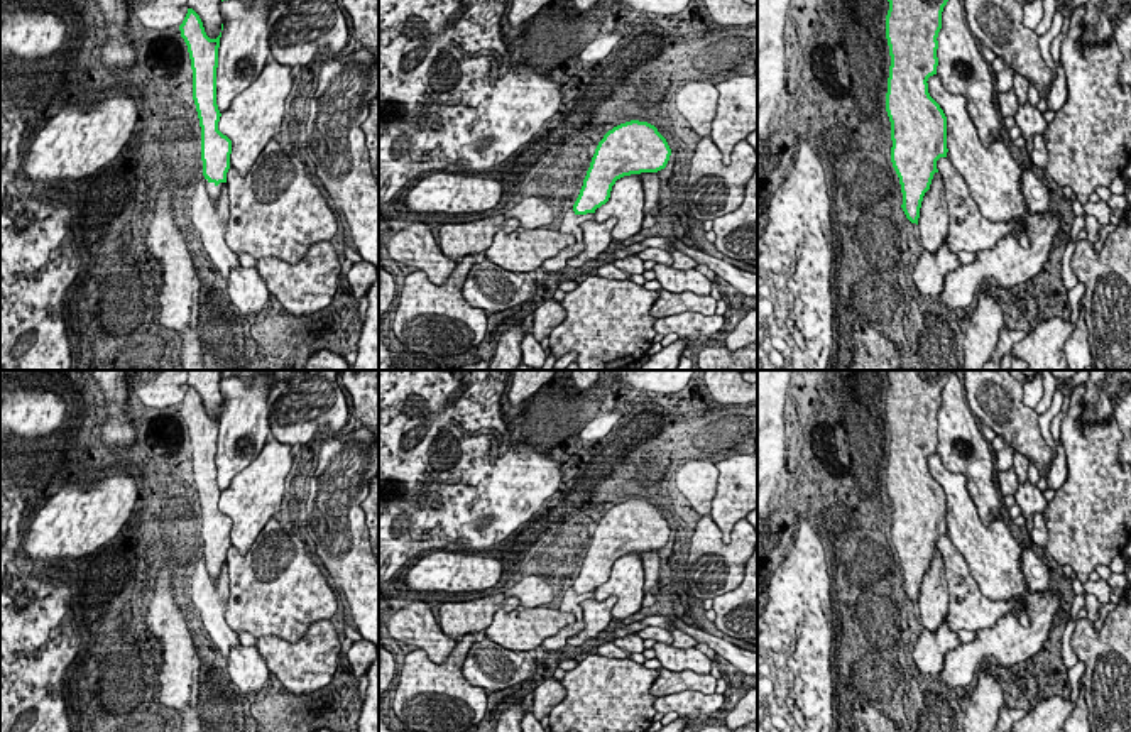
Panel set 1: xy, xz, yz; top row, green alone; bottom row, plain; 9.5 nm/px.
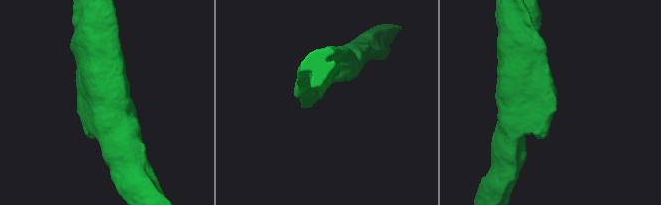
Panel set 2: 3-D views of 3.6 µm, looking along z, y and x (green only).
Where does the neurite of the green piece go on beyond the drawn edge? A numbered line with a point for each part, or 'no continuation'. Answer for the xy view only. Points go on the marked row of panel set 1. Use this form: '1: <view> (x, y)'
1: xy (213, 191)

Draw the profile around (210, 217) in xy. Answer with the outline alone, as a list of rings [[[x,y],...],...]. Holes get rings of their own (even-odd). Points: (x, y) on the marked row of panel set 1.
[[[205,176],[196,183],[191,199],[191,221],[201,235],[203,245],[228,281],[230,272],[240,267],[237,254],[225,242],[225,225],[230,216],[228,188],[221,188],[220,198],[213,201],[205,188]]]

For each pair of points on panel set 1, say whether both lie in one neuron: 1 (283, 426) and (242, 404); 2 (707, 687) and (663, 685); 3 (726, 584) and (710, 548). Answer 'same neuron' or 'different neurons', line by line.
1: different neurons
2: same neuron
3: same neuron

